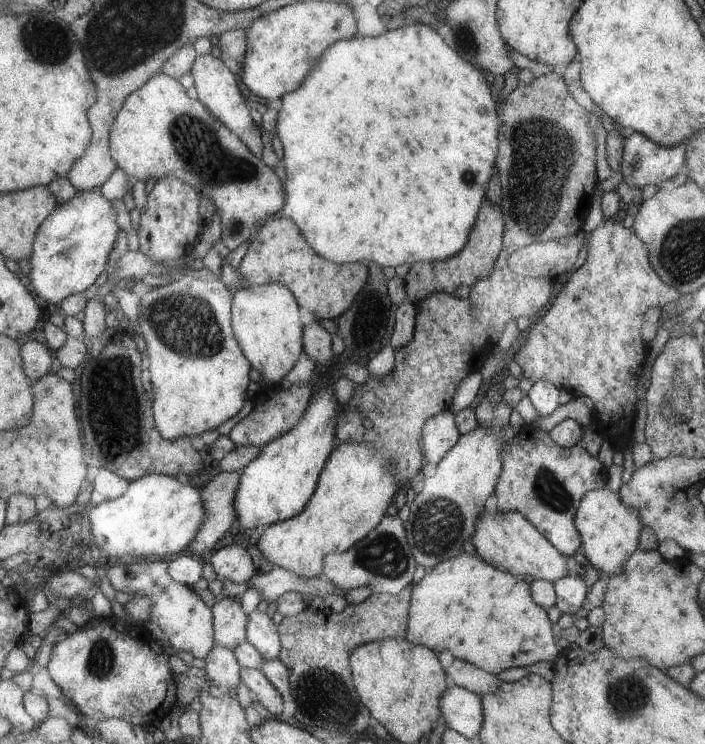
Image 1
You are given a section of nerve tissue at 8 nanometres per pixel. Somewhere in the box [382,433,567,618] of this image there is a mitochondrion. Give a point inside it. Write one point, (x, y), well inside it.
(439, 525)

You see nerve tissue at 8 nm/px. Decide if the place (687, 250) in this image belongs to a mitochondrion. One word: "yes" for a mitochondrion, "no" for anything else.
yes

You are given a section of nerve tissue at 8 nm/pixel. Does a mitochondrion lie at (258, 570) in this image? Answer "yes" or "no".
no

